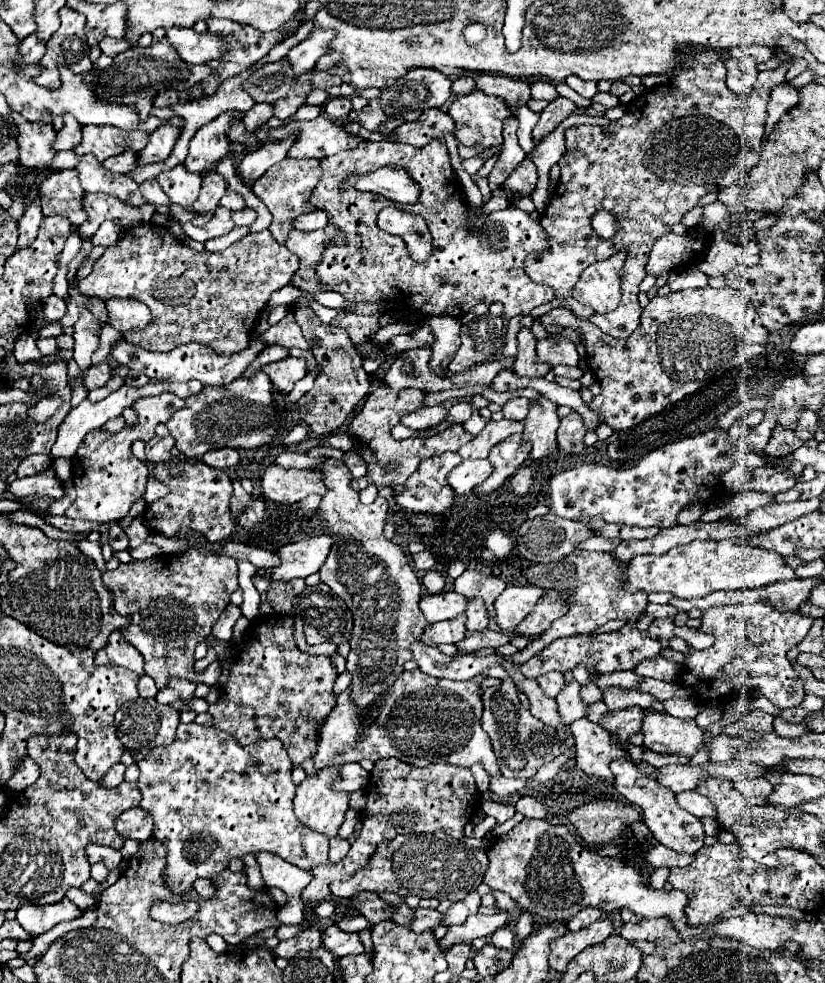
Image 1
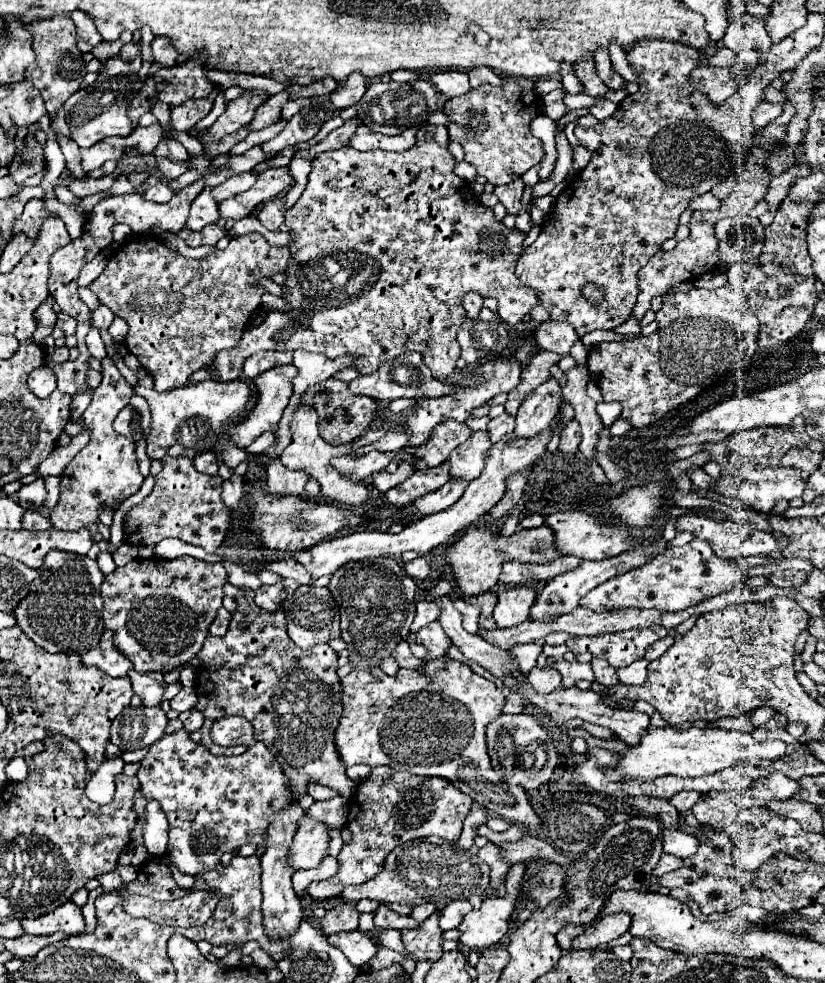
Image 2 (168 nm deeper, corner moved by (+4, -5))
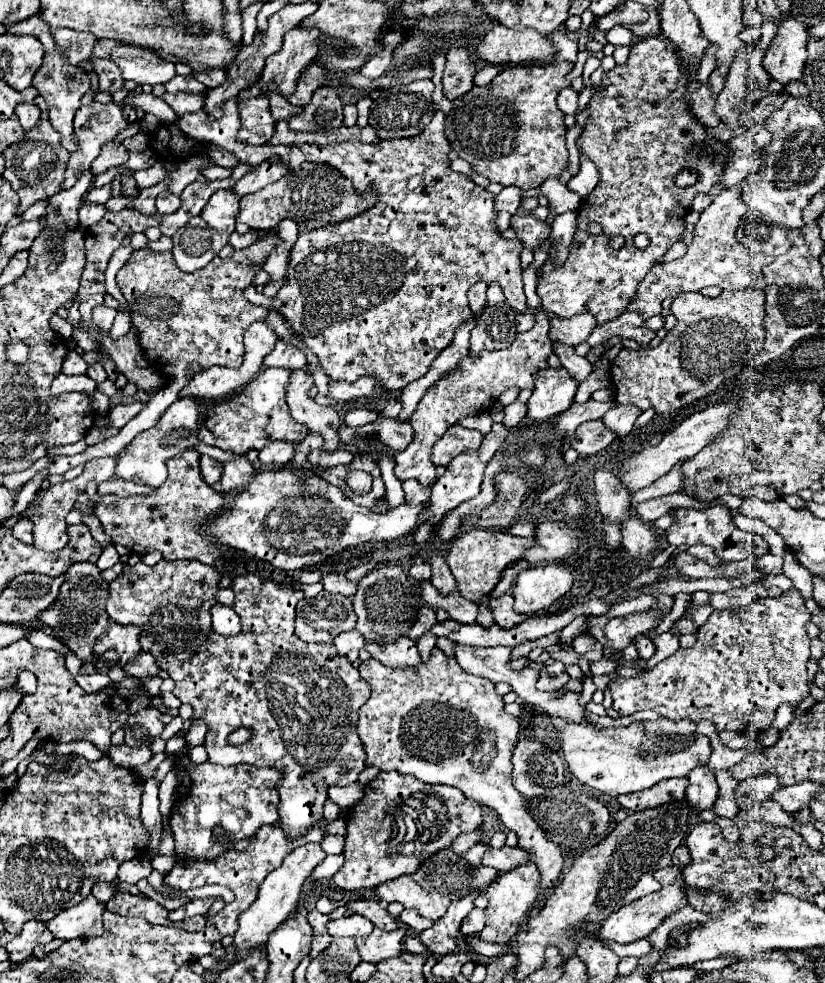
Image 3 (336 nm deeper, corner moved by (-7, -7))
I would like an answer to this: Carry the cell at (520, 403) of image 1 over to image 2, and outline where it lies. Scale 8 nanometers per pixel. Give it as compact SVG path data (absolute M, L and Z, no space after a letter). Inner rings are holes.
M508 412L500 414L498 418L492 418L490 424L488 424L488 434L492 436L492 442L498 442L502 436L506 434L512 434L514 432L514 426L516 426L516 418Z

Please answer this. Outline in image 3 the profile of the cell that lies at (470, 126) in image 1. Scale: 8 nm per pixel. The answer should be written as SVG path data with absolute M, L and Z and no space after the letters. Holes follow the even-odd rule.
M553 62L545 66L523 64L501 70L491 84L475 86L467 96L453 100L453 110L445 116L445 136L451 148L473 166L473 170L485 176L489 182L517 188L539 188L547 178L559 178L567 166L565 148L565 124L563 112L557 108L557 94L569 86L567 74L573 70L573 62Z

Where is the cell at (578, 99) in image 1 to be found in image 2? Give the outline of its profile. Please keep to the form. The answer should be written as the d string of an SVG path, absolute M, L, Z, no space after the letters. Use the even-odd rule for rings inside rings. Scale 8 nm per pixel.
M554 90L542 98L542 112L552 120L558 120L566 114L566 104L562 102L564 94L566 94L564 90Z

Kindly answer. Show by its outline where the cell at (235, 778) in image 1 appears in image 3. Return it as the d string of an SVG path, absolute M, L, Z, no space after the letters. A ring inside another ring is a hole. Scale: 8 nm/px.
M187 756L175 762L181 786L171 812L171 832L175 836L177 854L189 860L213 860L231 850L239 838L251 838L263 824L279 820L279 794L275 784L281 772L275 768L255 768L241 764L239 768L225 768L211 762L193 766Z

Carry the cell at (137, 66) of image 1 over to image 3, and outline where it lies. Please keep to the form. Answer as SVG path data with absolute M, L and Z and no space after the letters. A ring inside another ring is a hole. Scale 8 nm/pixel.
M93 102L89 106L81 106L75 112L75 136L77 136L79 150L69 156L69 162L67 162L67 168L65 168L65 180L61 184L61 190L69 190L77 182L81 172L91 168L91 162L99 156L99 148L107 140L113 140L117 136L117 132L123 130L125 126L127 126L127 120L121 116L121 106L117 106L115 102L109 102L109 104Z

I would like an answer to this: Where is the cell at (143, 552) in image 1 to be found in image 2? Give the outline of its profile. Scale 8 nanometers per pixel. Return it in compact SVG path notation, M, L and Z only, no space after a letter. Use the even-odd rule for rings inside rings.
M122 544L122 546L112 554L112 558L114 558L114 562L116 562L118 566L126 566L130 560L136 558L136 556L132 556L132 544Z

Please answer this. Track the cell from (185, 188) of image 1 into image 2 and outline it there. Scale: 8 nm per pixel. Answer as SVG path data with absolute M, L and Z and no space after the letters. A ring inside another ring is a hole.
M206 186L192 202L190 202L190 214L186 220L188 230L202 230L206 224L214 224L218 220L218 204L210 196L210 188Z

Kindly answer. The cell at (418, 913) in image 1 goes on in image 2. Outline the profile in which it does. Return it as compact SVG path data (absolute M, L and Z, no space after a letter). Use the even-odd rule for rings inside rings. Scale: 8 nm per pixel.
M380 906L376 910L374 924L376 924L376 928L396 928L396 930L418 926L418 922L412 916L402 916L402 914L398 914L386 906Z

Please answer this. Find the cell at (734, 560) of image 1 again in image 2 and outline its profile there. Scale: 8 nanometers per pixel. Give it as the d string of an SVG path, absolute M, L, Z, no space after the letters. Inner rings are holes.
M696 538L682 548L664 550L664 554L658 554L656 558L652 558L652 562L630 570L628 574L610 578L608 582L590 590L580 604L592 612L612 608L656 608L662 612L678 612L686 610L688 606L700 604L706 598L734 590L748 570L750 568L740 566L736 560L718 558L708 542Z

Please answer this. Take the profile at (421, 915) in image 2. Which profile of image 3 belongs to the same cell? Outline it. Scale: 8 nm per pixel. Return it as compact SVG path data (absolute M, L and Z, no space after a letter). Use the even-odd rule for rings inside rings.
M404 909L400 915L400 919L403 923L407 924L418 933L433 926L431 920L419 915L415 909Z

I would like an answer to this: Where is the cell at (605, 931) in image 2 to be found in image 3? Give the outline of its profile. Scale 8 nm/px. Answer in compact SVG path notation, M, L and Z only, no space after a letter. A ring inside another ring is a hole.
M667 866L657 870L659 872L659 884L663 886L659 892L643 896L631 904L625 904L619 912L613 912L601 926L601 940L615 940L619 944L629 944L641 938L647 938L655 928L663 924L663 920L677 910L685 908L687 902L687 892L685 892L685 882L683 882L683 868L685 866Z

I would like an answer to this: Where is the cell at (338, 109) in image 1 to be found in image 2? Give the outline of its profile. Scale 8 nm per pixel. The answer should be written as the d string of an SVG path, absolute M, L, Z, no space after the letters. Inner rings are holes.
M350 74L346 84L340 84L338 90L332 94L330 102L336 108L348 108L348 106L356 106L356 102L360 100L360 96L366 90L366 78L362 74Z

